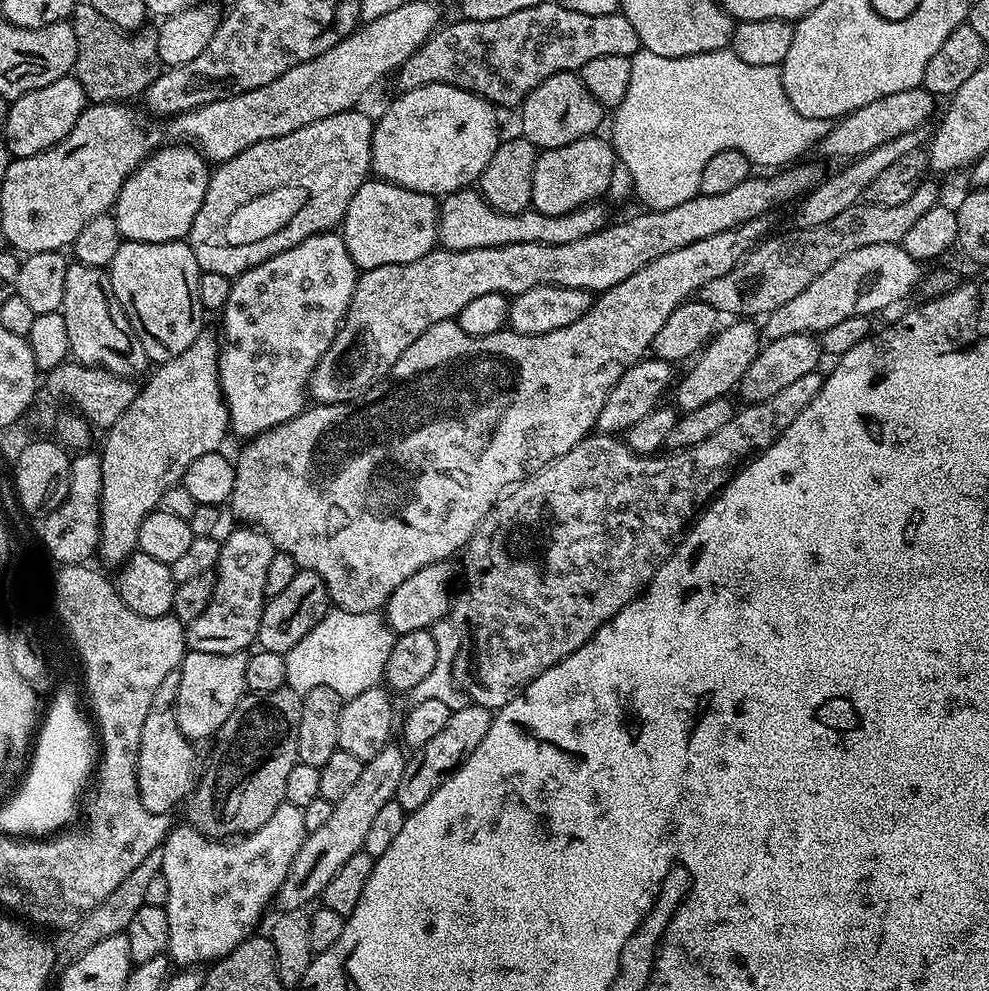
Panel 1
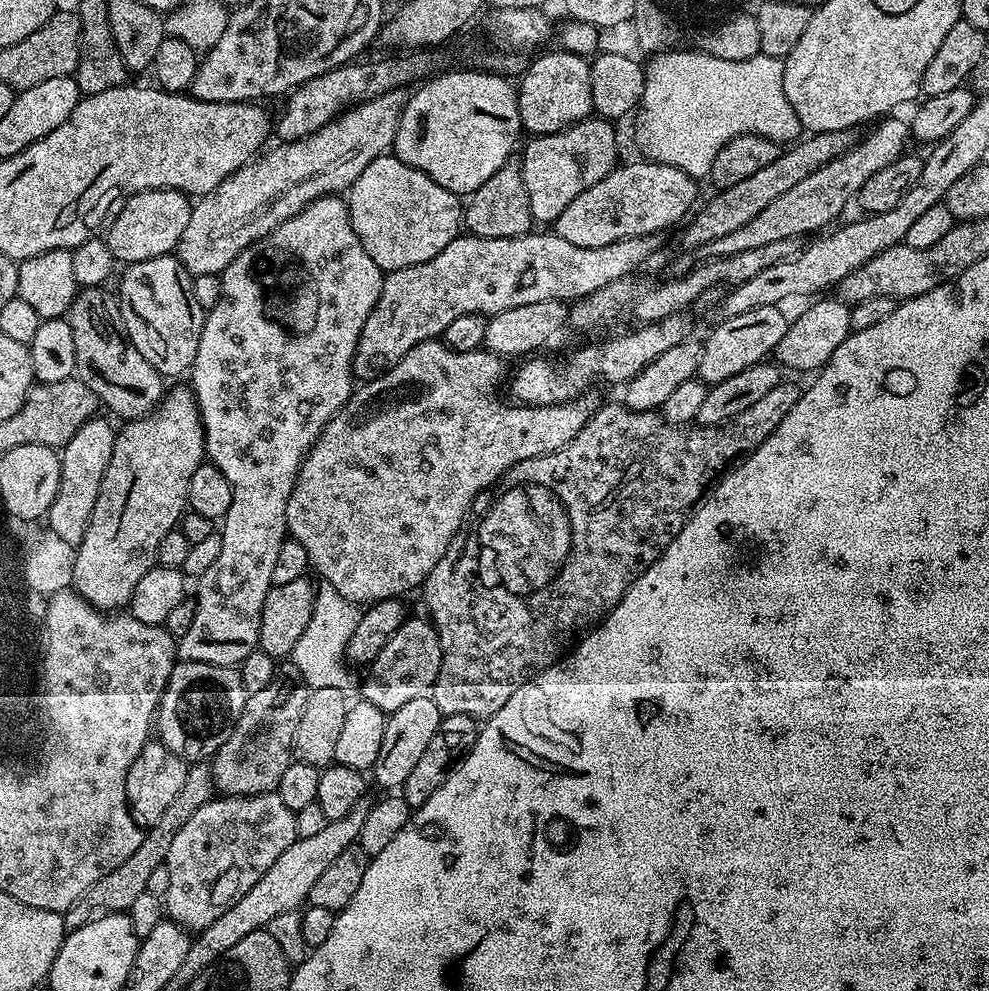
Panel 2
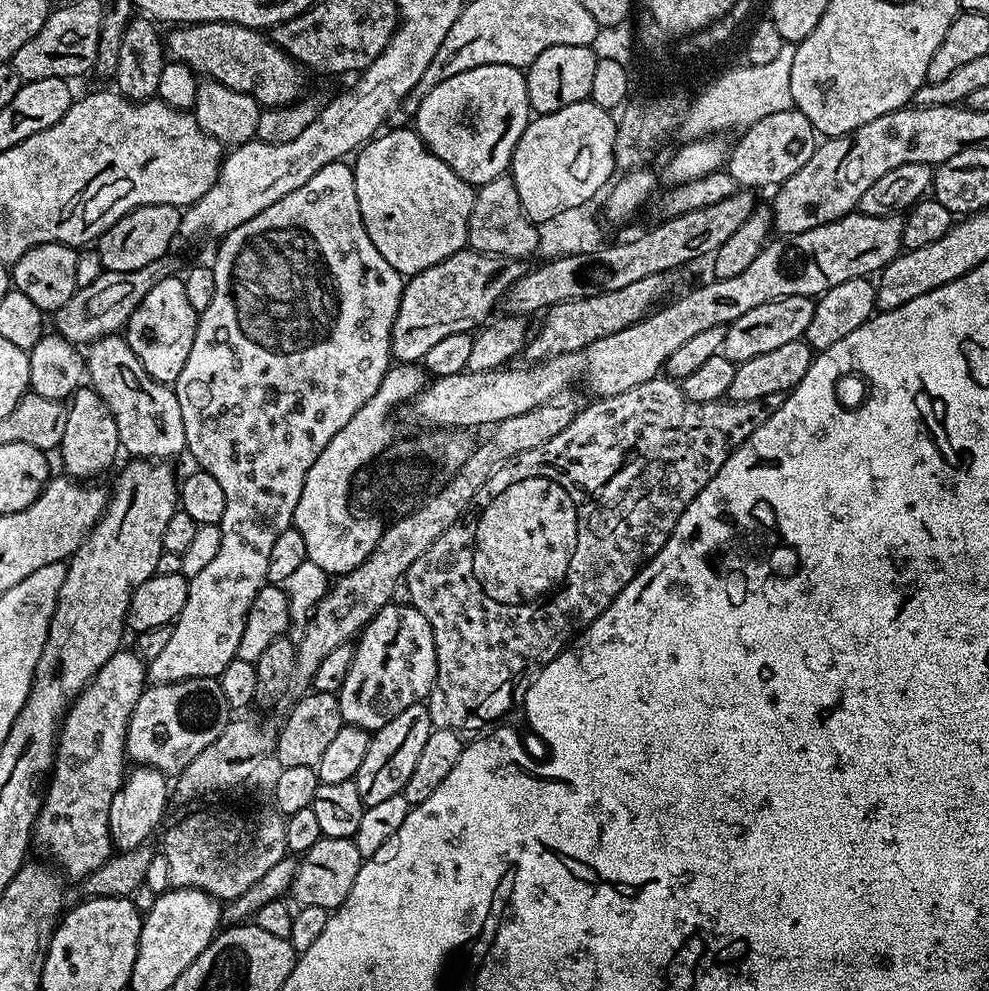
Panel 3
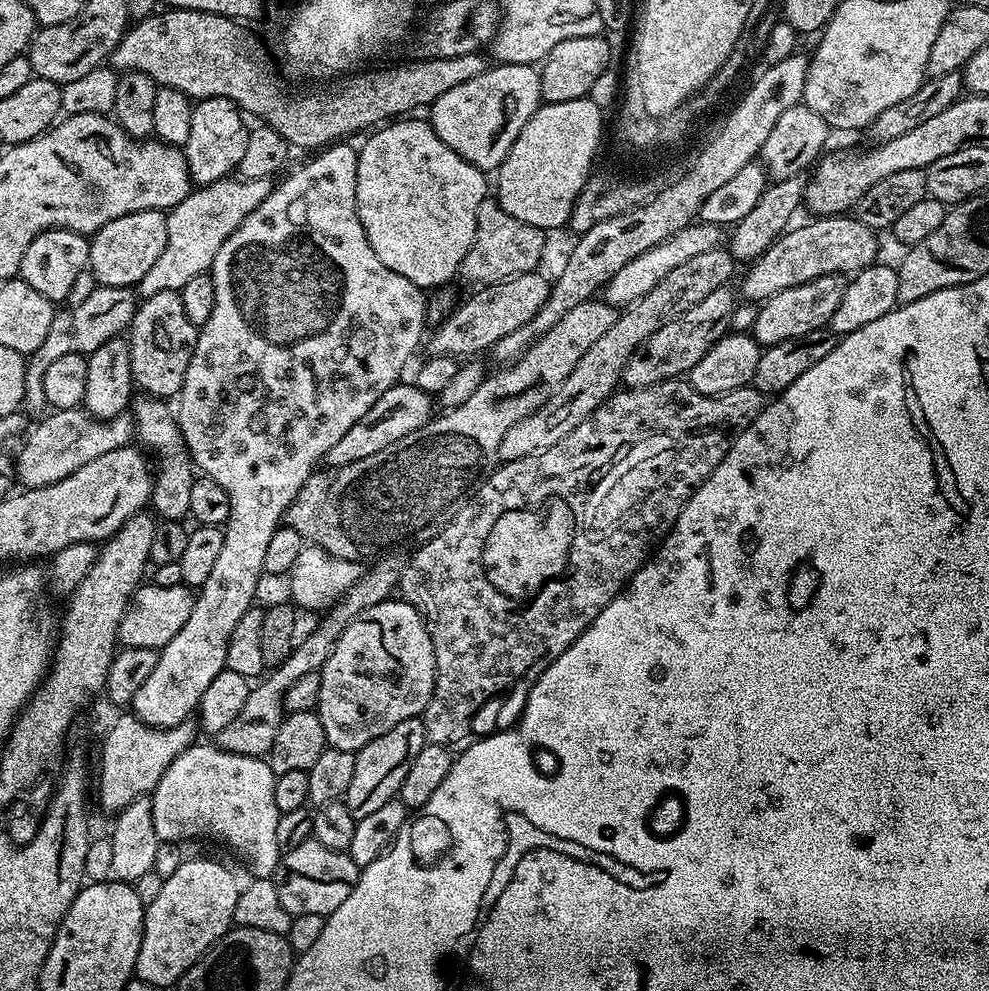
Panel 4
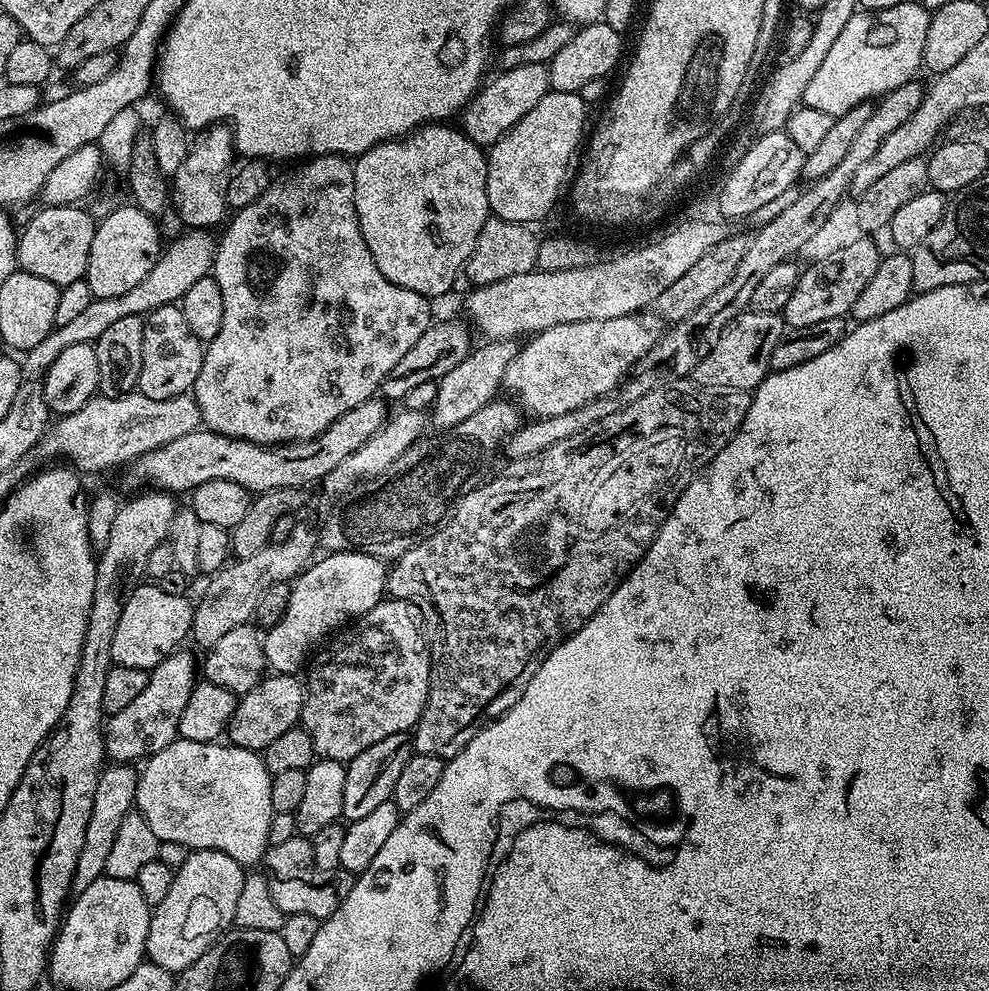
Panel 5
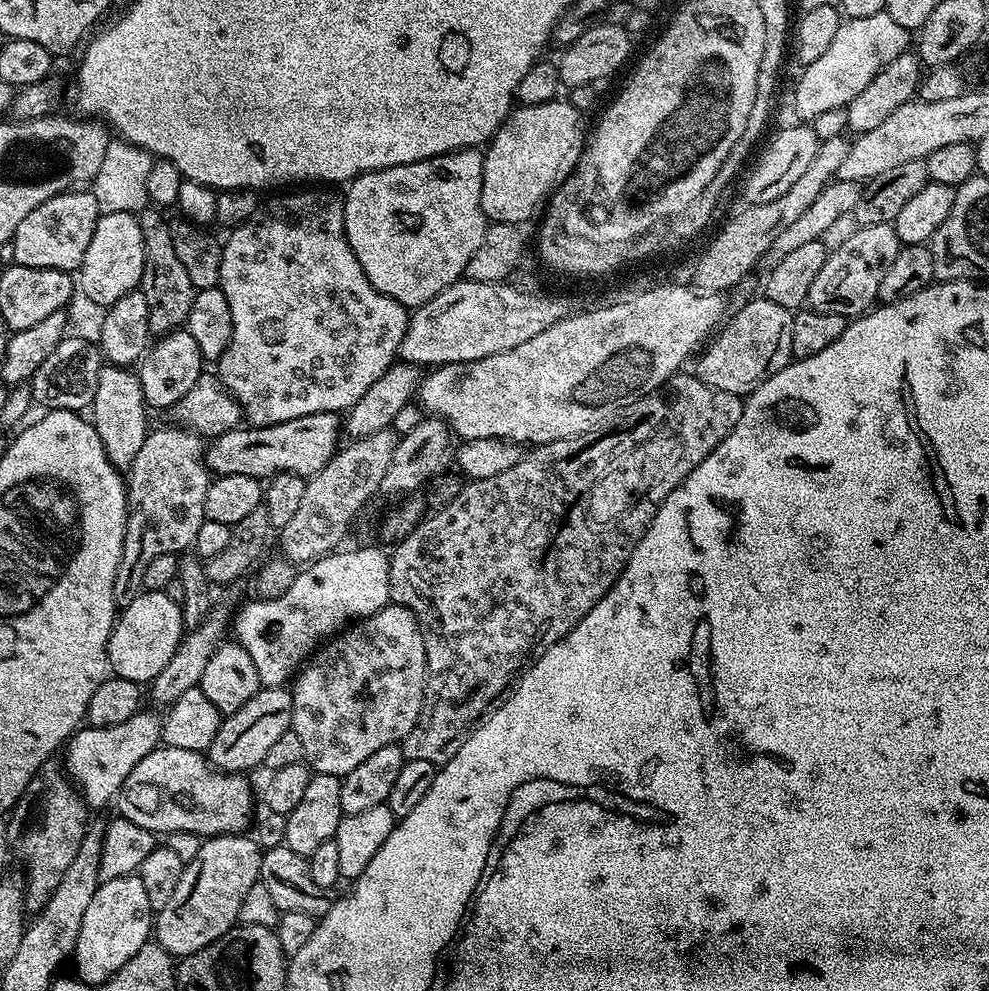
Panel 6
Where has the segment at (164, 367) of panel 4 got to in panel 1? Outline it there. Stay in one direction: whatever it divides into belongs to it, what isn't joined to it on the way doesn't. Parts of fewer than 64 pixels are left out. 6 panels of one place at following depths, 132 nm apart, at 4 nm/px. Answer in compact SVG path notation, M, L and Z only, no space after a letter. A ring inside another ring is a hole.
M121 239L118 251L114 253L110 265L110 275L114 294L118 294L118 302L122 302L122 310L126 310L126 318L138 334L142 342L142 350L146 350L149 361L153 365L165 364L167 360L178 358L186 346L190 346L205 331L206 313L202 306L202 298L198 298L198 278L201 270L194 258L194 250L184 240L174 242L134 242Z

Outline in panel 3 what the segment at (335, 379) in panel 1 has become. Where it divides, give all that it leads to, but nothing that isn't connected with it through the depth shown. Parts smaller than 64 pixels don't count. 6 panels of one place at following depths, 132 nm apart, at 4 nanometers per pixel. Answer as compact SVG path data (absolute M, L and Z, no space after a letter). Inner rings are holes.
M465 250L450 254L450 258L438 262L438 266L407 277L392 327L393 361L402 364L423 361L426 350L432 349L441 338L479 329L525 271L524 260Z

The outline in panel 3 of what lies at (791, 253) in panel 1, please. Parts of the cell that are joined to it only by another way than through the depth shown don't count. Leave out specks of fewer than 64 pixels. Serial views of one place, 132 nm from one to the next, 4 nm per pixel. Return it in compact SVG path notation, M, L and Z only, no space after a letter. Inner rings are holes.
M659 272L650 274L650 278L633 282L630 286L622 286L622 290L610 290L554 305L543 313L544 321L541 322L536 337L534 332L527 341L522 353L523 359L526 358L525 361L528 362L539 362L548 359L549 356L582 350L590 346L590 342L598 342L598 338L606 338L618 330L626 330L626 326L644 319L661 303L660 295L671 286L672 279L669 273Z

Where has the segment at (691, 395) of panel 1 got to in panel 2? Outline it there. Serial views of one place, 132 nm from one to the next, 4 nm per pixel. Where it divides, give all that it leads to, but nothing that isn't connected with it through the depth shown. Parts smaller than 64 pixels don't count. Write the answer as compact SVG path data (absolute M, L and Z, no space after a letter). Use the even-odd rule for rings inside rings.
M761 304L754 310L746 310L746 314L721 319L721 324L702 340L695 375L711 386L726 382L726 378L734 378L734 374L746 370L746 366L754 366L769 359L775 353L778 342L782 342L782 334L786 334L790 323L782 309L774 304Z

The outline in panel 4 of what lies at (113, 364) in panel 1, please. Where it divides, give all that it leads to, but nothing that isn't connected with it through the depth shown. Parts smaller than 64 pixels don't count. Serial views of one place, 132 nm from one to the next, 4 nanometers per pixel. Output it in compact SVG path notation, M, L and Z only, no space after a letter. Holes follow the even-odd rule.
M140 394L135 397L134 403L131 405L130 415L134 421L135 435L138 437L138 440L141 440L139 443L143 445L145 449L153 448L153 450L160 455L160 468L158 464L158 471L155 473L154 483L152 485L150 508L153 508L153 510L151 509L151 511L155 513L161 521L183 521L190 513L190 486L194 486L196 476L194 475L194 465L184 447L184 438L180 434L180 422L177 413L173 411L173 409L171 412L164 404L167 403L165 403L163 399L147 394Z

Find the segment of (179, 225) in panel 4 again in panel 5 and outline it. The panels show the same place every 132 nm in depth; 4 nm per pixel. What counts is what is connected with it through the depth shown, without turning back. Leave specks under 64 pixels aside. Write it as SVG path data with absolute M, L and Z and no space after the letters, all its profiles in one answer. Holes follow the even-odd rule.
M188 230L185 236L180 236L172 245L163 249L159 262L134 286L134 290L126 290L126 294L118 294L114 298L93 298L90 306L86 310L81 310L79 314L66 326L56 326L38 346L34 346L29 352L23 353L22 356L22 376L25 381L32 382L41 377L58 358L66 346L78 346L79 344L92 344L99 338L112 323L119 322L121 318L130 318L131 316L143 317L149 312L153 312L158 306L175 304L179 302L198 282L198 278L209 275L212 272L212 262L216 259L217 241L212 240L212 232L208 230Z

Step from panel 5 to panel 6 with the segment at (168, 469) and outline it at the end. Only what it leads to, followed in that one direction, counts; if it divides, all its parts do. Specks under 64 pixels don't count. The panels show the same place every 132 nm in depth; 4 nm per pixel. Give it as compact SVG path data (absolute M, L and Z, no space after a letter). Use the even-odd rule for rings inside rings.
M335 412L306 414L290 422L267 424L261 428L241 426L215 437L207 445L206 463L209 473L216 476L226 474L246 474L250 478L263 481L278 472L303 476L305 478L318 474L326 462L336 455L341 447L342 420Z

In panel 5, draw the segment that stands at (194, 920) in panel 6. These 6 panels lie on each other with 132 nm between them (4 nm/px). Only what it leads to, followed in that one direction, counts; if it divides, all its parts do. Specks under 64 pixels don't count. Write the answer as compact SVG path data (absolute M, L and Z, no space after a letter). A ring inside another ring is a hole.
M201 848L189 851L186 862L182 862L182 866L175 869L170 894L162 898L159 906L151 909L147 959L153 964L162 966L167 972L179 974L198 958L202 958L202 954L206 954L208 949L233 927L234 906L238 906L238 893L242 891L245 875L245 865L234 862L230 854Z

